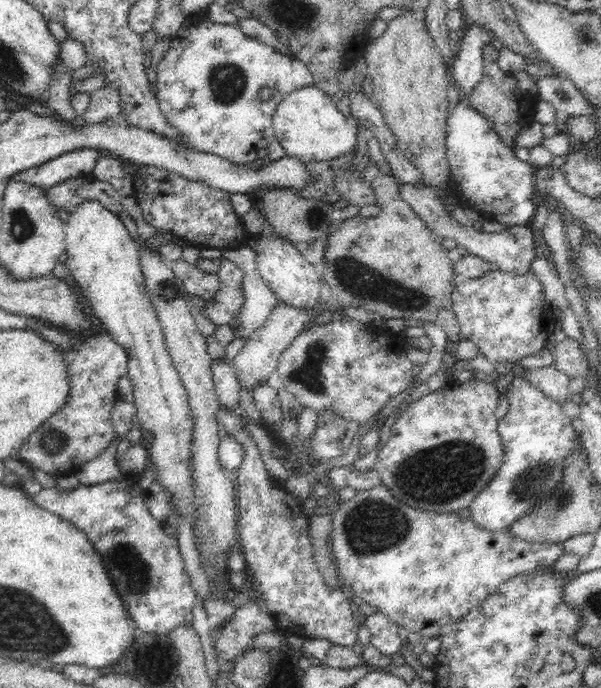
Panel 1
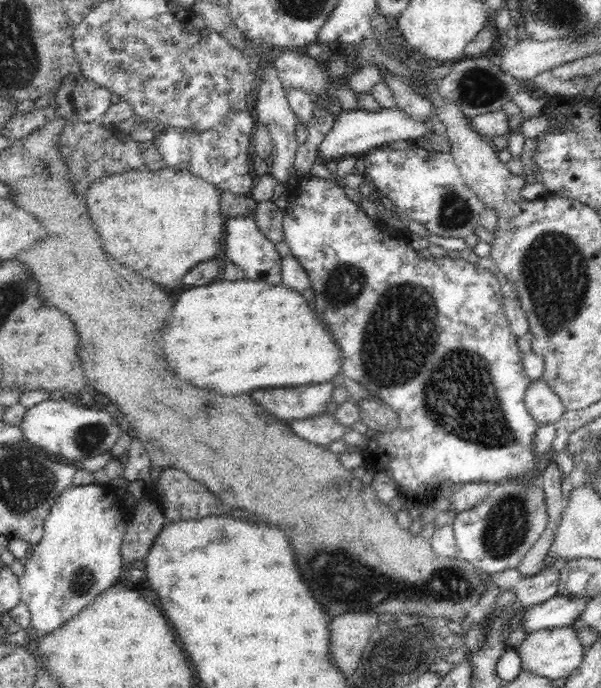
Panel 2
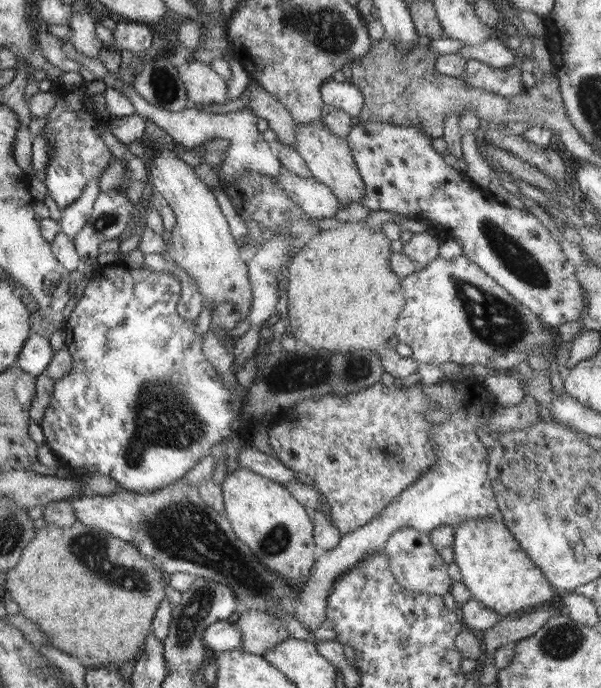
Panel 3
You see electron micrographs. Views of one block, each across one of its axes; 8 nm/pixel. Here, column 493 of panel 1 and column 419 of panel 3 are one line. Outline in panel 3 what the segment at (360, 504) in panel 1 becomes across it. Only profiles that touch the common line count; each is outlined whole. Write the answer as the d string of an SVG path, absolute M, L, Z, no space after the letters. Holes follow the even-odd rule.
M406 526L398 528L388 536L383 552L388 557L389 568L394 579L407 592L425 593L438 597L450 593L450 586L454 581L447 572L449 565L438 555L427 532L420 532Z

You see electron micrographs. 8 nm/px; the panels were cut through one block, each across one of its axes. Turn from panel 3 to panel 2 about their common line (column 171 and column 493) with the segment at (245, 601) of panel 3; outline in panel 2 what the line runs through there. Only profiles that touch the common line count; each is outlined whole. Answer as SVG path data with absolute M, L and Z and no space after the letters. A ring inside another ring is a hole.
M534 480L532 484L529 482L500 482L500 484L493 484L490 492L486 495L484 500L480 501L480 504L477 504L474 508L463 510L462 512L457 513L453 521L453 531L455 538L455 557L459 560L466 560L472 567L475 567L477 570L480 570L482 573L500 573L508 571L509 569L517 569L518 564L523 560L524 556L528 554L528 550L532 548L532 545L540 538L540 535L545 531L547 527L548 513L547 506L544 504L543 499L543 490L542 487L538 484L538 481Z

